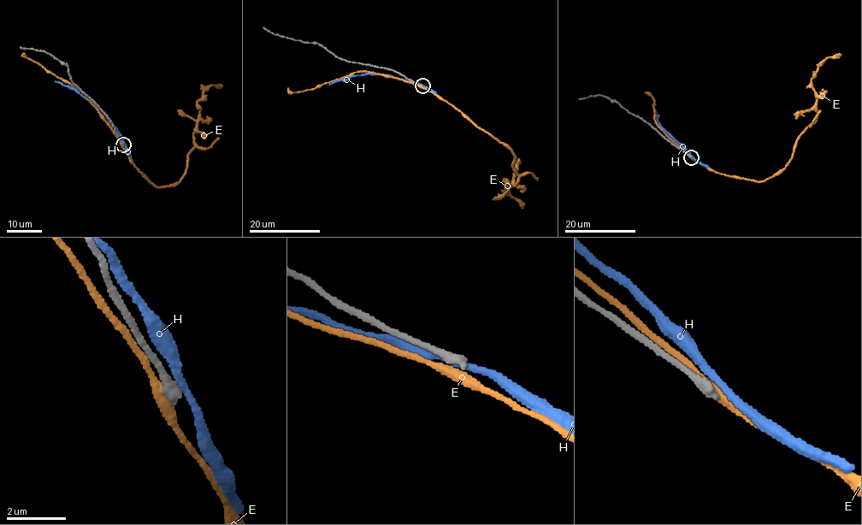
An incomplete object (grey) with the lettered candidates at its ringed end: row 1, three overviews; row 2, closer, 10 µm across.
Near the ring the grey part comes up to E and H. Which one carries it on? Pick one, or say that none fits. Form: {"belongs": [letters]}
{"belongs": []}

